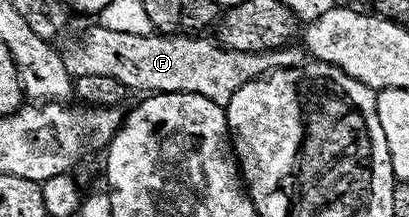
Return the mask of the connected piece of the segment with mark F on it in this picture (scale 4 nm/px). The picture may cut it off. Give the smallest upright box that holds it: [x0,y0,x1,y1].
[61,24,261,108]

